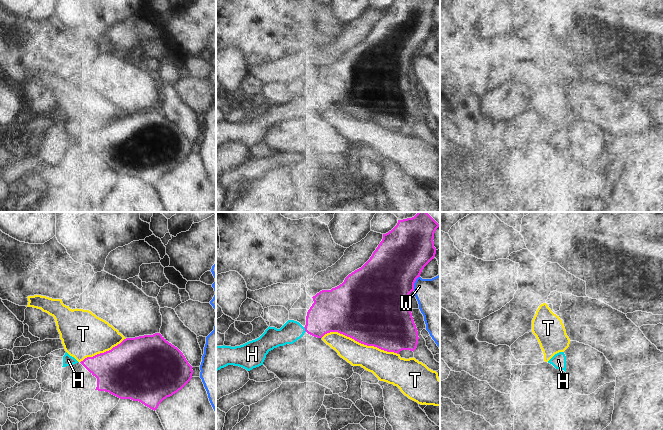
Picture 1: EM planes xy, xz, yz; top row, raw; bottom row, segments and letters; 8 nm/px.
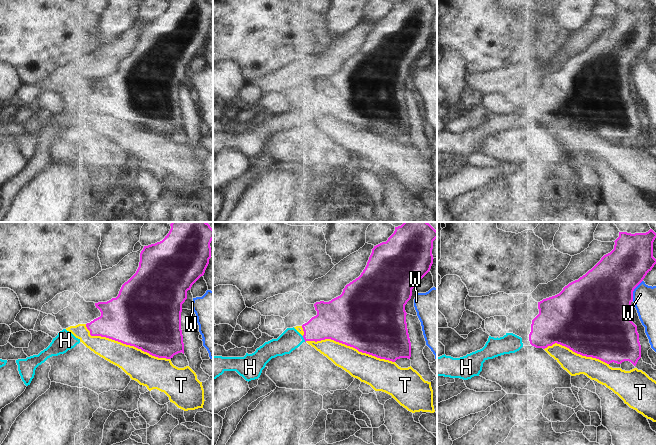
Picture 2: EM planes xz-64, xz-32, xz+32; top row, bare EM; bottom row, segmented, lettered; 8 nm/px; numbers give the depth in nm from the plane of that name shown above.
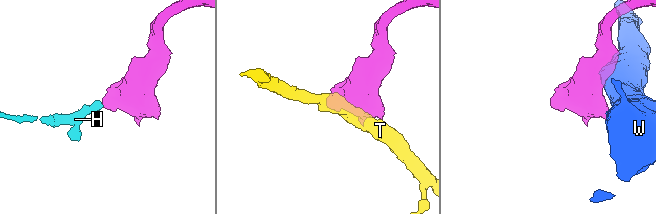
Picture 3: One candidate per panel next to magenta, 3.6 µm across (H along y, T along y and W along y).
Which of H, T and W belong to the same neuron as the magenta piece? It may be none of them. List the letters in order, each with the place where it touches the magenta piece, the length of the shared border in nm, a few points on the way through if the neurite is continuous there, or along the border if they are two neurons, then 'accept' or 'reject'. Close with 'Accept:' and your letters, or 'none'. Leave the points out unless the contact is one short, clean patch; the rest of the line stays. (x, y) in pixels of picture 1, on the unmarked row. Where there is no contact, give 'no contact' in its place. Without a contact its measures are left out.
H: contact xz (305, 105); length 50 nm; way xz (331, 88), (313, 103), (305, 105), (291, 107); accept
T: contact xz (360, 118); length 650 nm; reject
W: contact xz (414, 58); length 130 nm; border xz (419, 52), (414, 59), (413, 66); reject
Accept: H

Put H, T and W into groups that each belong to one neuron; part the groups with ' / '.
H / T / W

